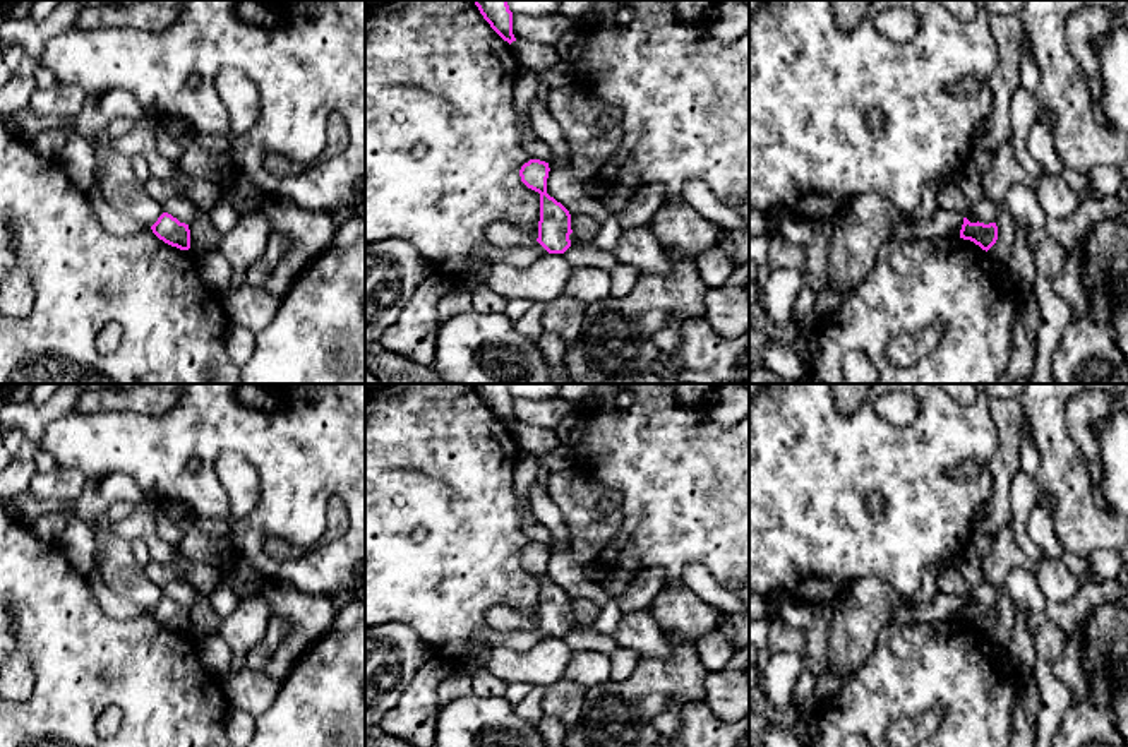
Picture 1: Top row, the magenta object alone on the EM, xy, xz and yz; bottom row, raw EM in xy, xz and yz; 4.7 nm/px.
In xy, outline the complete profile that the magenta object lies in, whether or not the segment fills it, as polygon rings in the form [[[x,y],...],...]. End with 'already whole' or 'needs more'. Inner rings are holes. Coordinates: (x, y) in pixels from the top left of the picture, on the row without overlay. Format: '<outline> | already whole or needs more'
[[[163,596],[158,605],[151,610],[153,617],[165,627],[180,634],[190,632],[190,613],[189,608],[180,607],[168,596]]] | already whole

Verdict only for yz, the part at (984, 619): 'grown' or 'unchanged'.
unchanged

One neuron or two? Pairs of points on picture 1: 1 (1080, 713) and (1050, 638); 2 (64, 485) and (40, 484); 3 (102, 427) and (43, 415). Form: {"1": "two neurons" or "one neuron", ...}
{"1": "two neurons", "2": "one neuron", "3": "two neurons"}

